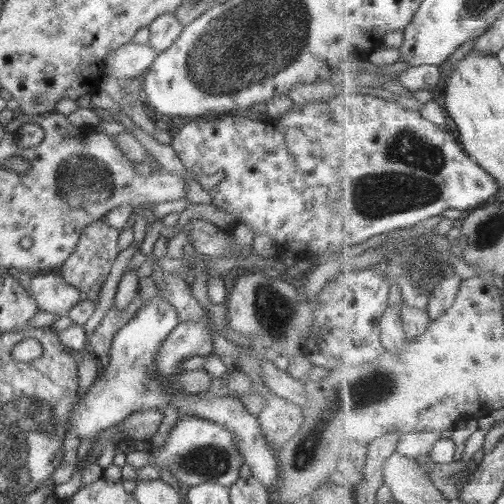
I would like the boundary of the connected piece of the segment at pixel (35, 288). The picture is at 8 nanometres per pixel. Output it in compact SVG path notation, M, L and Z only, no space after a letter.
M43 272L31 277L32 297L36 300L39 310L57 316L68 315L70 309L82 300L82 292L60 275Z

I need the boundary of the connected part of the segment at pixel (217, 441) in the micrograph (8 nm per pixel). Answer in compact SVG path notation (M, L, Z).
M181 415L176 427L169 434L166 446L160 451L152 449L148 453L154 456L153 465L156 468L170 469L178 483L184 483L188 487L203 483L232 487L241 477L241 469L245 466L232 434L219 424L194 415Z

